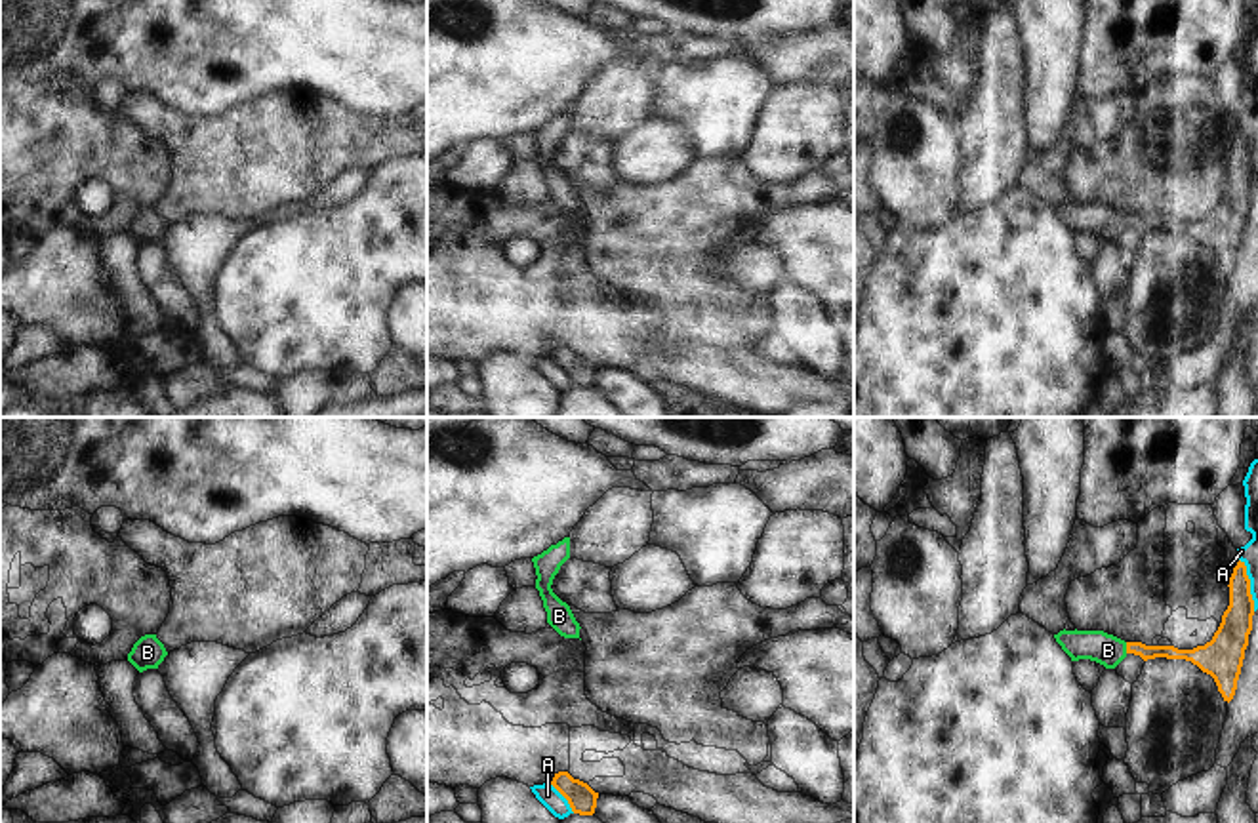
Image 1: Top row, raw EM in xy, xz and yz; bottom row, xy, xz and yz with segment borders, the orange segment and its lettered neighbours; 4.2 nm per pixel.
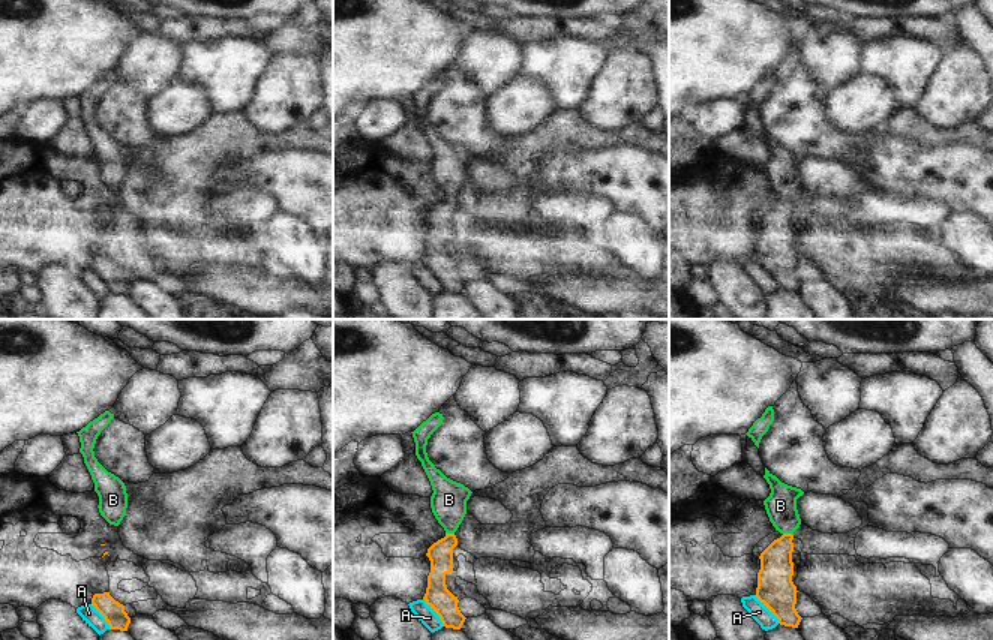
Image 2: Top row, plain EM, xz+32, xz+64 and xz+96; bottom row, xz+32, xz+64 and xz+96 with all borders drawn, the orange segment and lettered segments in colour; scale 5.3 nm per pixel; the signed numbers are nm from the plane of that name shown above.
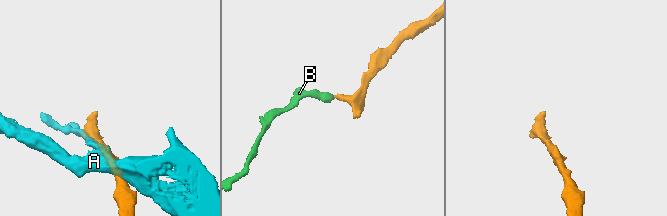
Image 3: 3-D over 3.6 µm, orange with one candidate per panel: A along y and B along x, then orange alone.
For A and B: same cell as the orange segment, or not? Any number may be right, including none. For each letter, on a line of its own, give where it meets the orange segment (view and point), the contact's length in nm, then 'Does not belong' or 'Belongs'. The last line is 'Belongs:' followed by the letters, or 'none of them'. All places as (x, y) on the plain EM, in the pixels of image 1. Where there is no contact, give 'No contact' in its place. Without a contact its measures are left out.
A: Touches orange at yz (1249, 159). Shared border 240 nm. Does not belong
B: Touches orange at yz (1127, 221). Shared border 50 nm. Belongs
Belongs: B

